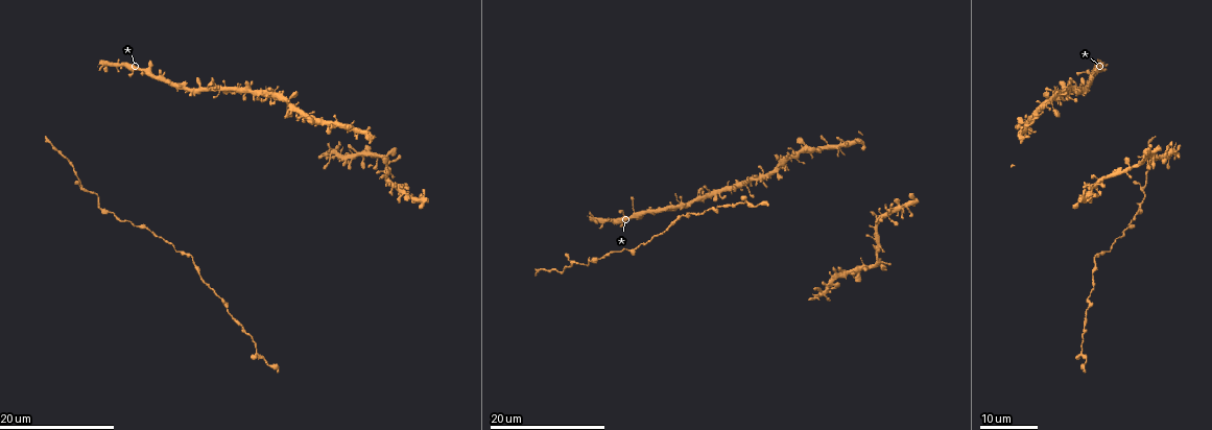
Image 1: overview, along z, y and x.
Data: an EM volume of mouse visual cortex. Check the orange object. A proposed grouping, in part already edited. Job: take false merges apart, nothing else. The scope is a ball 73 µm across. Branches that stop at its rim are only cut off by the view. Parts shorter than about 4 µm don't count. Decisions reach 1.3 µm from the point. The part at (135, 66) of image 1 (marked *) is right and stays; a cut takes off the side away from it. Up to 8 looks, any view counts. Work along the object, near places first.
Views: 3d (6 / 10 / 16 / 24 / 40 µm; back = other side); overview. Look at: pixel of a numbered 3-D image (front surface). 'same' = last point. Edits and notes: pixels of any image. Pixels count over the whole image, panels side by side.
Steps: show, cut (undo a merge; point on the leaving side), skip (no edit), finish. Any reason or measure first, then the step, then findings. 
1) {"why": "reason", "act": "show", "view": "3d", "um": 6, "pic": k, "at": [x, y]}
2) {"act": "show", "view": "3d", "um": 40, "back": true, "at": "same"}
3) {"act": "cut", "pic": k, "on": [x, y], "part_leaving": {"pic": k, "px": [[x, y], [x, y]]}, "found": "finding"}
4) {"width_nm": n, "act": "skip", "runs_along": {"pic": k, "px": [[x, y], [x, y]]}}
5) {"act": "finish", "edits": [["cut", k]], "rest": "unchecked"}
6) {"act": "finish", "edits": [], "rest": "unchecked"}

{"act": "show", "view": "3d", "um": 24, "pic": 1, "at": [133, 227]}

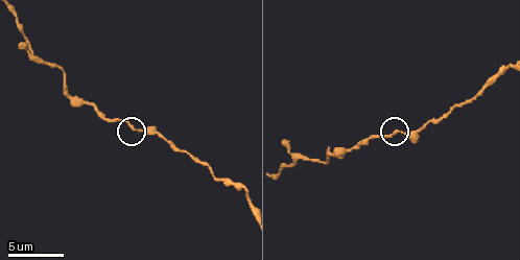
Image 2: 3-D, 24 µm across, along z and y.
{"why": "closer look", "act": "show", "view": "3d", "um": 10, "pic": 2, "at": [136, 129]}

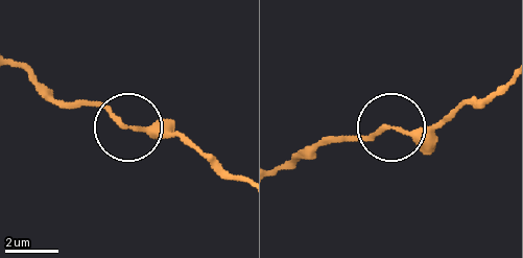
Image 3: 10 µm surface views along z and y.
{"width_nm": 170, "act": "skip", "runs_along": {"pic": 3, "px": [[277, 170], [337, 139], [391, 127], [425, 132], [450, 121]]}, "found": "continuous, no second cell"}

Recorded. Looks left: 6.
{"why": "sudden change in width", "act": "show", "view": "3d", "um": 10, "pic": 2, "at": [307, 158]}

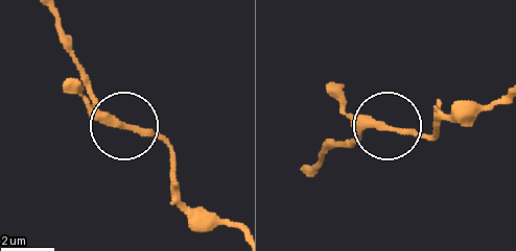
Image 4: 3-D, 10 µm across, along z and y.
{"act": "skip", "found": "continuous, no second cell"}

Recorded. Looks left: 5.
{"why": "thin neck", "act": "show", "view": "3d", "um": 24, "pic": 1, "at": [1094, 176]}

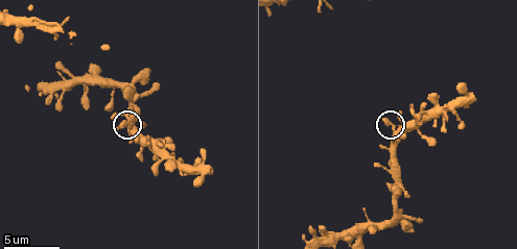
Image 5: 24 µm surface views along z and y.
{"act": "show", "view": "3d", "um": 6, "pic": 5, "at": [131, 126]}

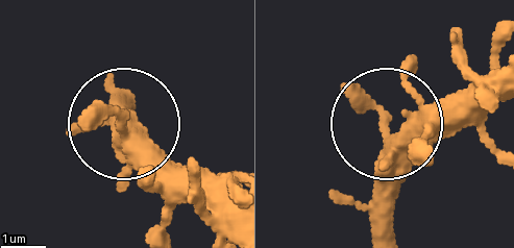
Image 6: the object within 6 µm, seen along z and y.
{"width_nm": 290, "act": "skip", "found": "all the same cell"}

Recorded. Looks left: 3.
{"why": "calibre changes", "act": "show", "view": "3d", "um": 24, "pic": 1, "at": [1088, 295]}

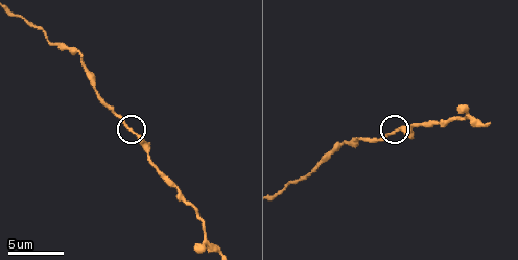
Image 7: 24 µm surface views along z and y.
{"why": "closer look", "act": "show", "view": "3d", "um": 10, "pic": 7, "at": [395, 129]}

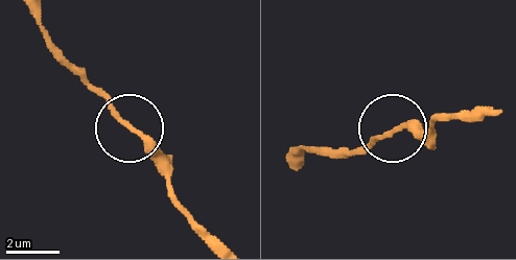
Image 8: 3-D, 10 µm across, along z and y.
{"width_nm": 190, "act": "skip", "runs_along": {"pic": 8, "px": [[34, 19], [45, 39], [171, 171]]}, "found": "continuous, no second cell"}

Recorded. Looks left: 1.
{"act": "finish", "edits": [], "rest": "unchecked"}

